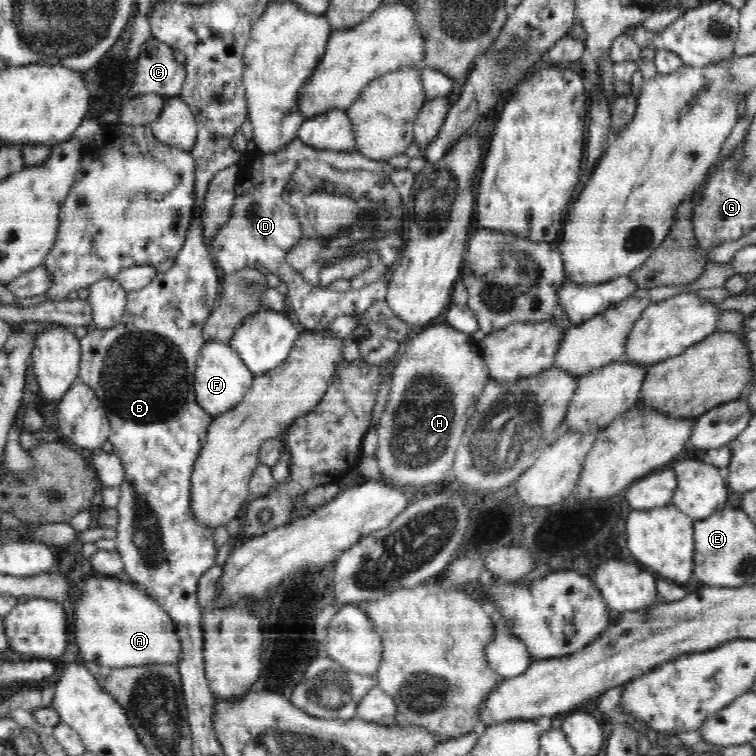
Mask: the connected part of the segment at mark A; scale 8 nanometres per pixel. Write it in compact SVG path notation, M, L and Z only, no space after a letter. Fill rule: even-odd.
M86 578L84 584L78 584L78 596L70 626L75 628L72 635L79 648L80 660L96 662L111 670L148 664L178 666L180 639L176 624L158 602L141 594L134 583Z

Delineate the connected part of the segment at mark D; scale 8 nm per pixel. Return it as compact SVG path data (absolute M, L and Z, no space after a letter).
M299 137L293 138L286 146L285 149L280 149L279 151L276 151L275 153L263 153L260 154L260 156L254 156L251 159L248 159L247 165L244 165L243 168L238 173L238 178L236 181L236 194L235 194L235 200L234 204L229 216L229 219L216 231L216 234L213 236L211 240L212 244L212 252L211 256L213 258L214 264L217 267L222 268L222 270L225 272L225 275L228 273L236 272L237 270L242 270L243 268L251 268L261 271L262 274L277 274L279 276L279 280L281 282L284 282L286 284L288 292L288 305L294 312L294 317L296 320L296 323L299 324L301 328L304 329L310 329L310 330L322 330L322 329L328 329L328 326L330 326L331 322L341 314L346 315L360 315L363 312L366 312L374 304L376 301L385 300L387 297L387 283L389 282L390 278L392 278L392 267L395 265L395 262L397 261L398 257L400 256L400 252L406 248L406 241L408 240L408 224L404 224L404 220L406 218L414 218L414 196L412 196L412 186L414 186L414 179L415 174L409 171L409 169L394 169L391 165L388 165L388 162L386 160L377 161L372 160L370 158L366 158L362 154L358 153L352 153L348 151L344 152L336 152L332 150L318 150L314 147L306 145L306 143L302 142Z

